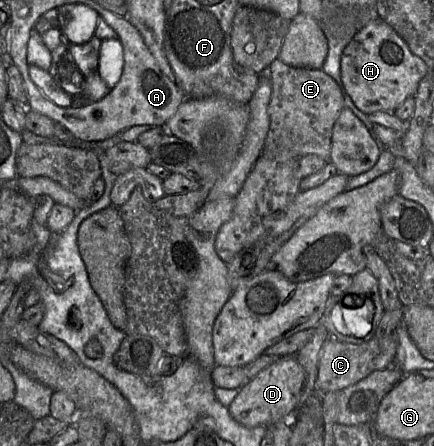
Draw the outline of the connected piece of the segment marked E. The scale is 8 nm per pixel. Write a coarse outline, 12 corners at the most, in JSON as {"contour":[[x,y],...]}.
{"contour":[[269,66],[266,142],[216,236],[225,263],[329,162],[342,88],[321,68]]}

